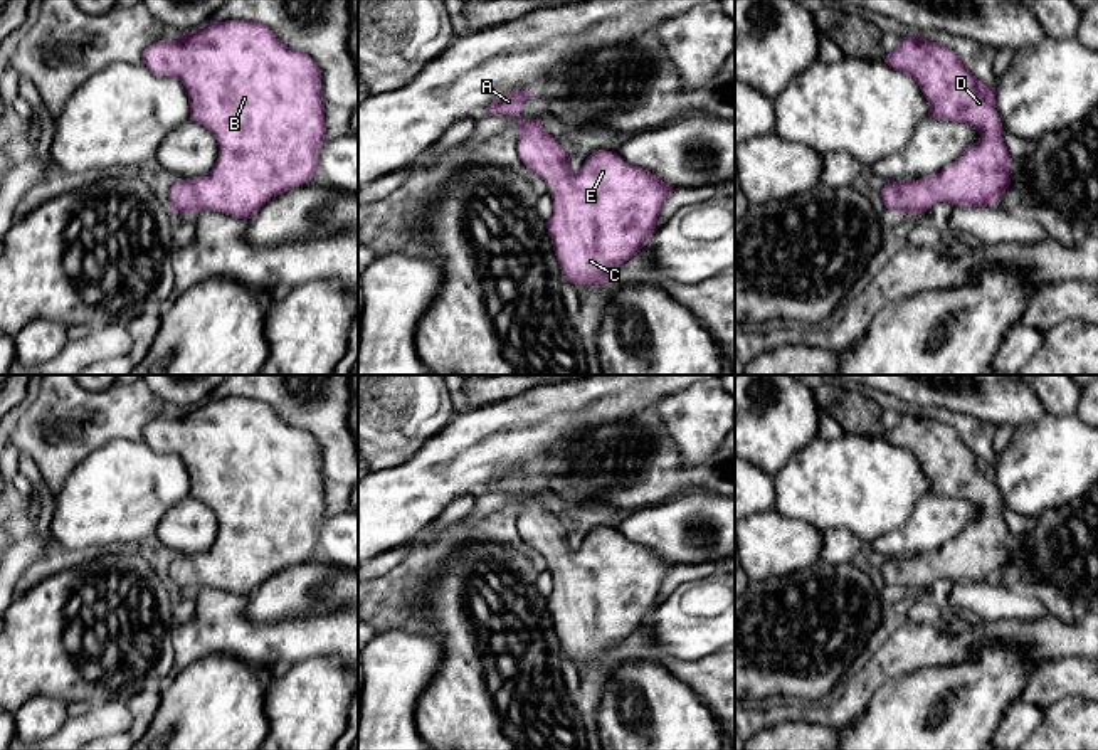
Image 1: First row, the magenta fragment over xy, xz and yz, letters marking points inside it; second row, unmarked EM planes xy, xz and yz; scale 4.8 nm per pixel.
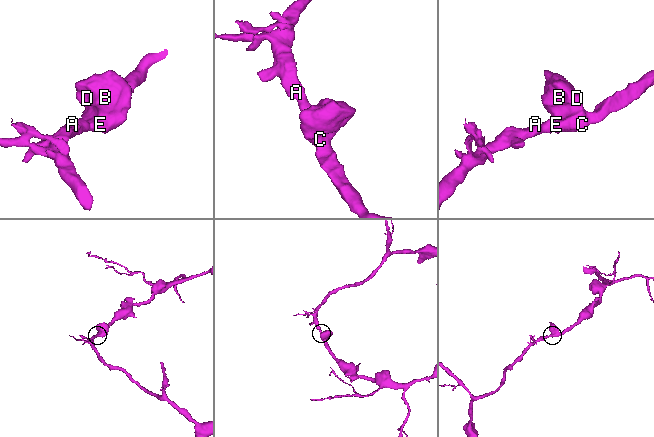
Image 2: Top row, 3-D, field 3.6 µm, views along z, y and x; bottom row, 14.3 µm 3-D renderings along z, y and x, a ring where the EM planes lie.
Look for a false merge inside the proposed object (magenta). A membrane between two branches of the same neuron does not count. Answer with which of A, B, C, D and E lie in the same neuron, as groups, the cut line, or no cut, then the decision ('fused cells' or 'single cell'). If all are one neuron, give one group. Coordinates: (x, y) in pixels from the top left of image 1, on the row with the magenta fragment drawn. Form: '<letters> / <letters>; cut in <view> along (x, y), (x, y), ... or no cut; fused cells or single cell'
A B C D E; no cut; single cell

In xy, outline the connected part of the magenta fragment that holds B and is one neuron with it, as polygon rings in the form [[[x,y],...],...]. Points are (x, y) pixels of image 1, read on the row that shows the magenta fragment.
[[[210,20],[177,40],[148,45],[143,62],[156,76],[175,77],[185,86],[190,119],[209,129],[219,146],[209,173],[173,183],[168,192],[173,214],[209,209],[247,220],[271,198],[308,183],[318,173],[316,155],[326,136],[321,74],[306,54],[282,45],[269,27],[249,20]]]

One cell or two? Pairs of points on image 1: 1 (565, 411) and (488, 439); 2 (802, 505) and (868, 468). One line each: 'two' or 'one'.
1: one
2: one

